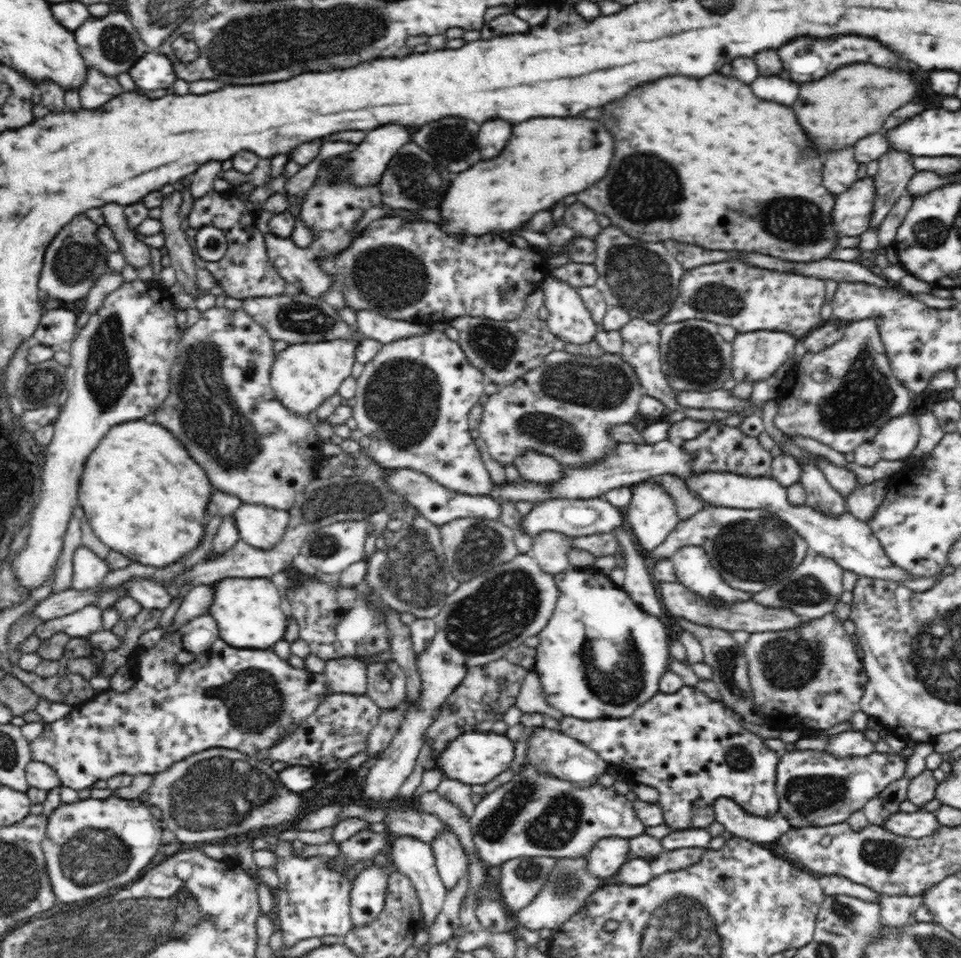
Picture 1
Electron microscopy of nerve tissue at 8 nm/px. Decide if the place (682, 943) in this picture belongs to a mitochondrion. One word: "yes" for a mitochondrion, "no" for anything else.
yes

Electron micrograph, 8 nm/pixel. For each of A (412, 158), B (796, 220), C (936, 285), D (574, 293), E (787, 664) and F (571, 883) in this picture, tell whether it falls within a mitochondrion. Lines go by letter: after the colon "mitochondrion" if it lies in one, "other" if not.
A: mitochondrion
B: mitochondrion
C: other
D: other
E: mitochondrion
F: mitochondrion

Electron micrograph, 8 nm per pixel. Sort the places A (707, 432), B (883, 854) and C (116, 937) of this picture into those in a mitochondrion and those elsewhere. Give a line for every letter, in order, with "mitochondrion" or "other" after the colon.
A: other
B: mitochondrion
C: mitochondrion

